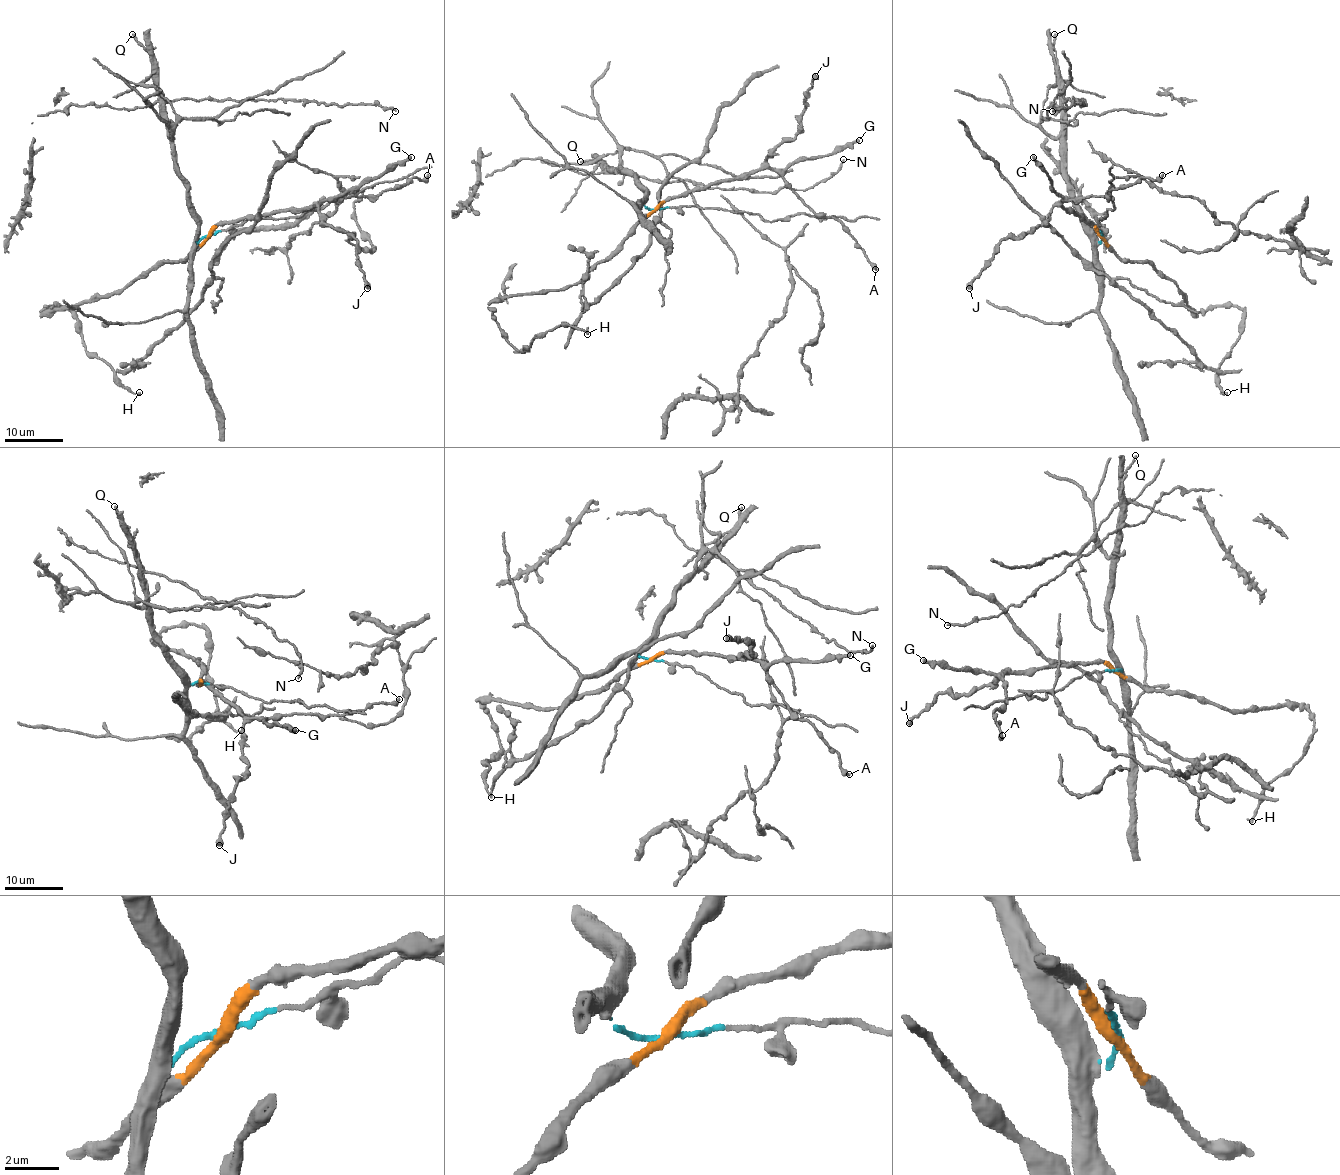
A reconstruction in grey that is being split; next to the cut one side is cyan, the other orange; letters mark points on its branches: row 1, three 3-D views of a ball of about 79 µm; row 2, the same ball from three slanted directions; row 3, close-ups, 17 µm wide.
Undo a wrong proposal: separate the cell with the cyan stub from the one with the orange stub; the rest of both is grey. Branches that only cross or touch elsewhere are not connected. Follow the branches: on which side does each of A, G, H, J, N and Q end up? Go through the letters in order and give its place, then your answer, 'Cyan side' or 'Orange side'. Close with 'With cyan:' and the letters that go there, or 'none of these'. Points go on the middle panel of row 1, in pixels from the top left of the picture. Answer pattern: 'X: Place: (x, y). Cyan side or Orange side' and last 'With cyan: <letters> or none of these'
A: Place: (875, 269). Orange side
G: Place: (859, 140). Orange side
H: Place: (587, 334). Orange side
J: Place: (815, 76). Orange side
N: Place: (843, 159). Cyan side
Q: Place: (580, 161). Cyan side
With cyan: N, Q

